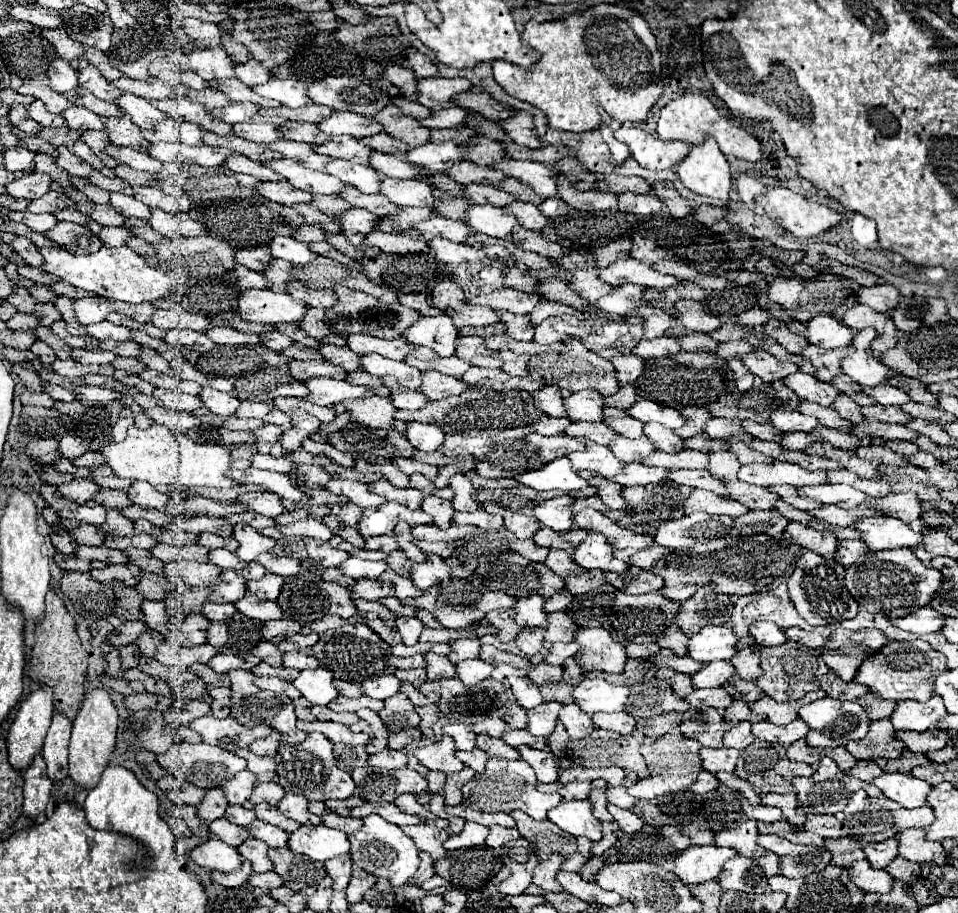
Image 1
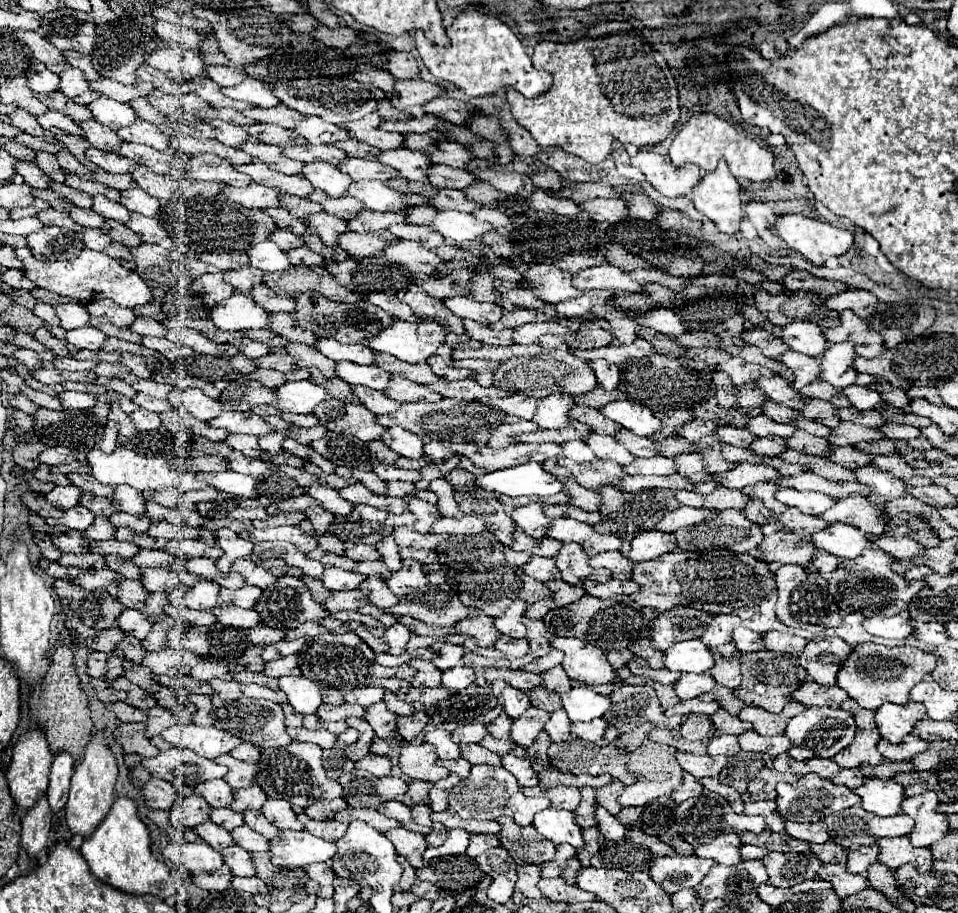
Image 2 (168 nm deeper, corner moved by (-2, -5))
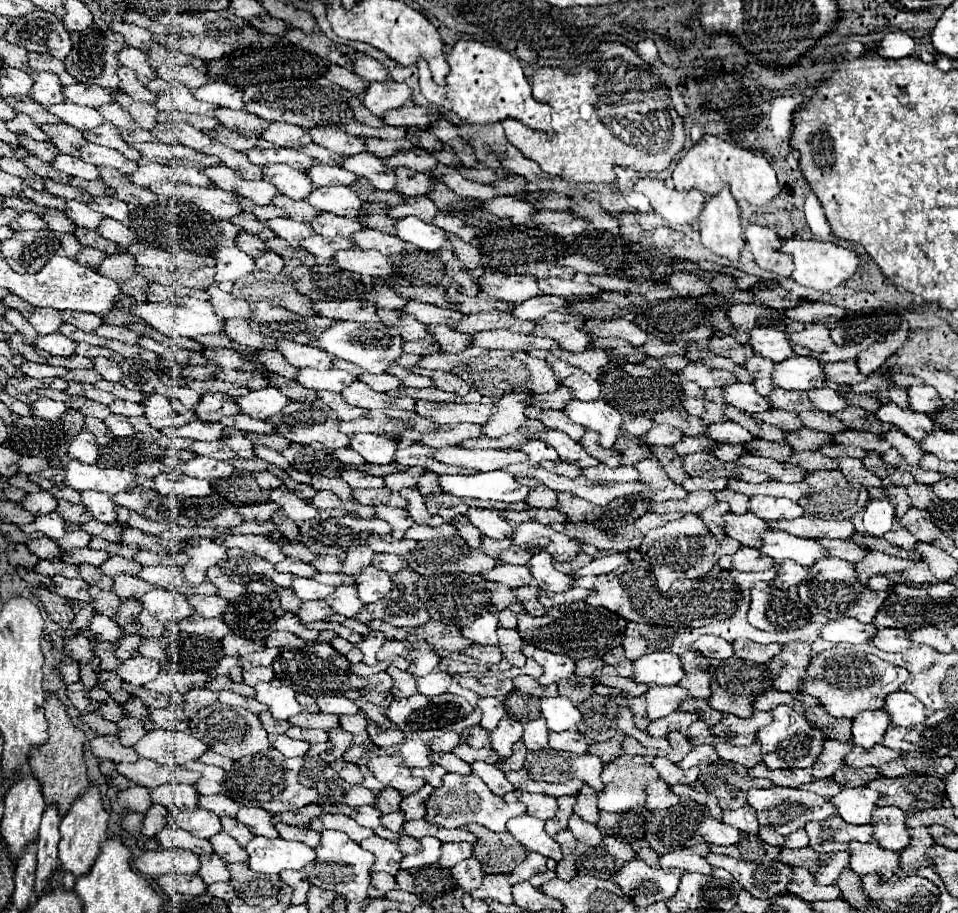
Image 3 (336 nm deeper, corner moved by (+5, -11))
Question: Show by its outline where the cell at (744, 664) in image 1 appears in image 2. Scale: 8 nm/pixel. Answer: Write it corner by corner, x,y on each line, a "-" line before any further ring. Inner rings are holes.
731,658
731,660
725,660
721,664
715,664
709,674
713,676
713,680
721,686
727,686
727,688
737,688
741,684
741,664
737,658

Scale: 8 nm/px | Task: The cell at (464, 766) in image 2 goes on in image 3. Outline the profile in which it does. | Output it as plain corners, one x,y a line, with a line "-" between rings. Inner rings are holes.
434,764
434,766
428,766
428,768
414,768
414,776
422,776
424,780
428,780
428,784
438,788
438,786
442,786
446,770
442,770
440,766

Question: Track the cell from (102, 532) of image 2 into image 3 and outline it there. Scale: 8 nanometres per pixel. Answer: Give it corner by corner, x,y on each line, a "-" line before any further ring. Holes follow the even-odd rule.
70,524
66,530
66,536
62,540
58,540
58,546
64,552
80,550
80,548
90,548
90,540
92,540
92,536
88,532
84,532
78,524

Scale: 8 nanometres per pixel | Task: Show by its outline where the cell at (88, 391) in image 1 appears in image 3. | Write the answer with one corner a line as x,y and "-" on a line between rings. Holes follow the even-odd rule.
40,398
32,404
32,414
48,418
48,420
60,418
66,410
68,410
68,406
64,402
56,402
56,400
50,400
50,398

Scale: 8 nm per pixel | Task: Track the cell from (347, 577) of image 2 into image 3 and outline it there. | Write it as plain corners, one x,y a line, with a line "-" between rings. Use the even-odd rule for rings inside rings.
296,578
292,582
292,590
302,600
318,600
318,598
330,596
336,588
334,586
328,586
328,584
320,584
314,578

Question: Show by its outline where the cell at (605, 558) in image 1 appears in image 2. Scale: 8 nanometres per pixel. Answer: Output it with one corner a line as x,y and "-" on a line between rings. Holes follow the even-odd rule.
575,542
563,544
553,560
561,572
561,580
571,586
577,586
577,584
589,580
589,576
593,572
589,568
589,556

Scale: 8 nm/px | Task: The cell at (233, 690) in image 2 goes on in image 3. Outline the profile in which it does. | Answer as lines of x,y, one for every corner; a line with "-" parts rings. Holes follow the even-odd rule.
196,688
196,690
190,690
184,694
186,702
184,702
184,708
188,714
194,714
202,708
208,708
208,706
214,706
218,702
218,692
212,692
208,688

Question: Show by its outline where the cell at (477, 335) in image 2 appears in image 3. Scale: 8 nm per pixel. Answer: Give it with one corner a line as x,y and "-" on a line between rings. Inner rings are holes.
432,326
430,332
436,336
436,342
442,346
444,352
456,354
456,352
462,352
462,350
472,346
470,334
460,334
450,326

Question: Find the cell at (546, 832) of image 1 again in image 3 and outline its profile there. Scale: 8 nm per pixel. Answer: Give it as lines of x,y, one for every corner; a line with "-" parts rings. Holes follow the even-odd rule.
480,824
466,826
472,834
478,836
474,844
474,858
482,862
482,870
486,874
506,874
520,866
530,854
524,844
520,844
510,832
492,832

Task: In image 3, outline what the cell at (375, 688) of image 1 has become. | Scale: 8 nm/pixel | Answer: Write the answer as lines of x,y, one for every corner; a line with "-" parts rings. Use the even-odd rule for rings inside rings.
318,696
316,702
322,712
330,712
330,714
338,714
338,716
360,712
360,708
354,704
354,700
348,700
344,696

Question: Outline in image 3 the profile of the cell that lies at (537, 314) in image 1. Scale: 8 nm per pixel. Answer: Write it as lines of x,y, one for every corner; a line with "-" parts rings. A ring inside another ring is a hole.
480,312
480,314
468,314
466,320
462,320
458,326
454,326
458,332
484,332
484,330
494,330
494,328
504,328
513,332
531,333
536,324
515,318
508,312

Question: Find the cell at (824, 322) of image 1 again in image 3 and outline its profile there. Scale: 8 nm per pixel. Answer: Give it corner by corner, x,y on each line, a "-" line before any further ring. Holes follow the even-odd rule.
754,328
750,332
750,346
754,348
754,352
758,356
770,358
774,362
780,360
788,360
790,356
794,356
794,348
792,342
788,340
788,334
776,328

